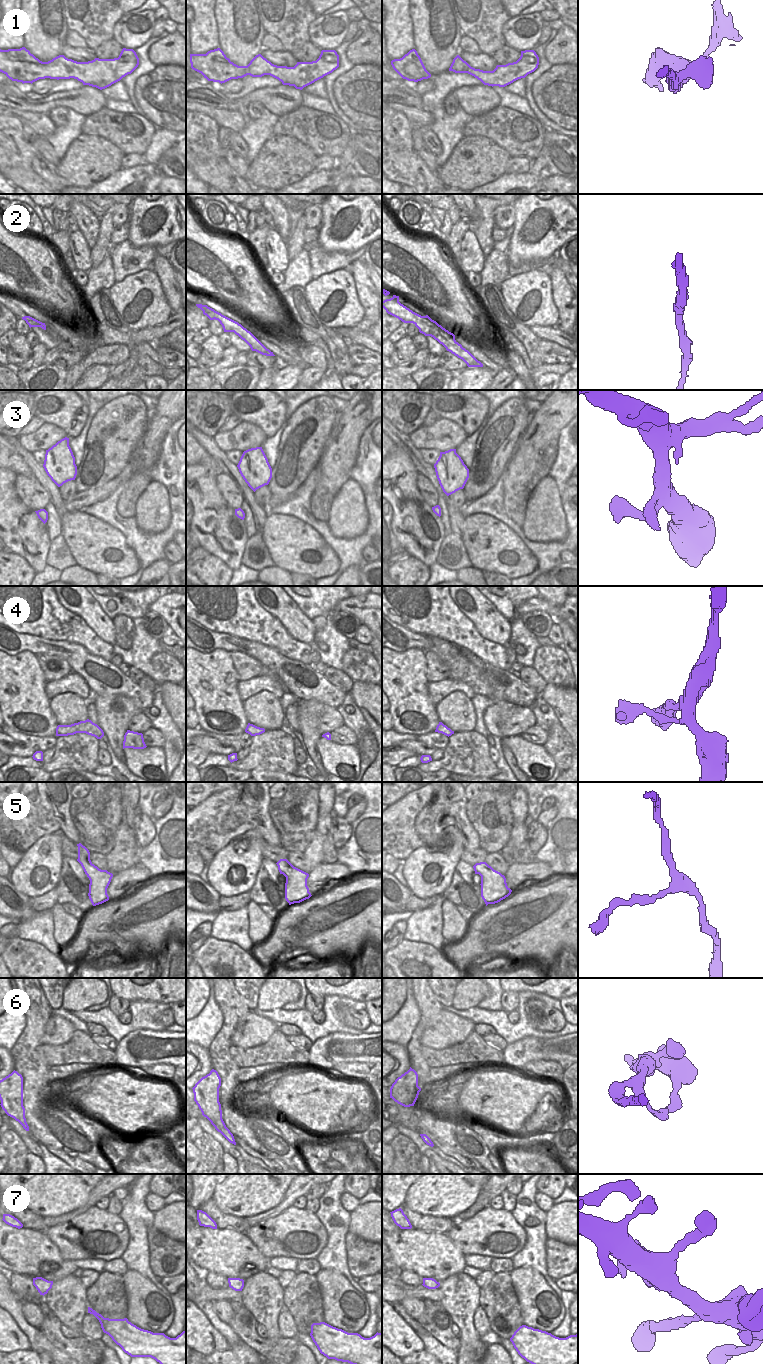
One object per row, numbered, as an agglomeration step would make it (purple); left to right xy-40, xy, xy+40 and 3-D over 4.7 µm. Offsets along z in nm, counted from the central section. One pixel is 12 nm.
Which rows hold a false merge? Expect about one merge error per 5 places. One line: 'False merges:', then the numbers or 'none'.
False merges: none

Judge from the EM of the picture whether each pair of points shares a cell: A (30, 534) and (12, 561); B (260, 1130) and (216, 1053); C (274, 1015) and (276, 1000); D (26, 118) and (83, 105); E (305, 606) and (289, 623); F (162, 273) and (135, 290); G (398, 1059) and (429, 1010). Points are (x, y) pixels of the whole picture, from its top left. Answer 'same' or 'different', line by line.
A: different
B: same
C: different
D: different
E: different
F: different
G: different

